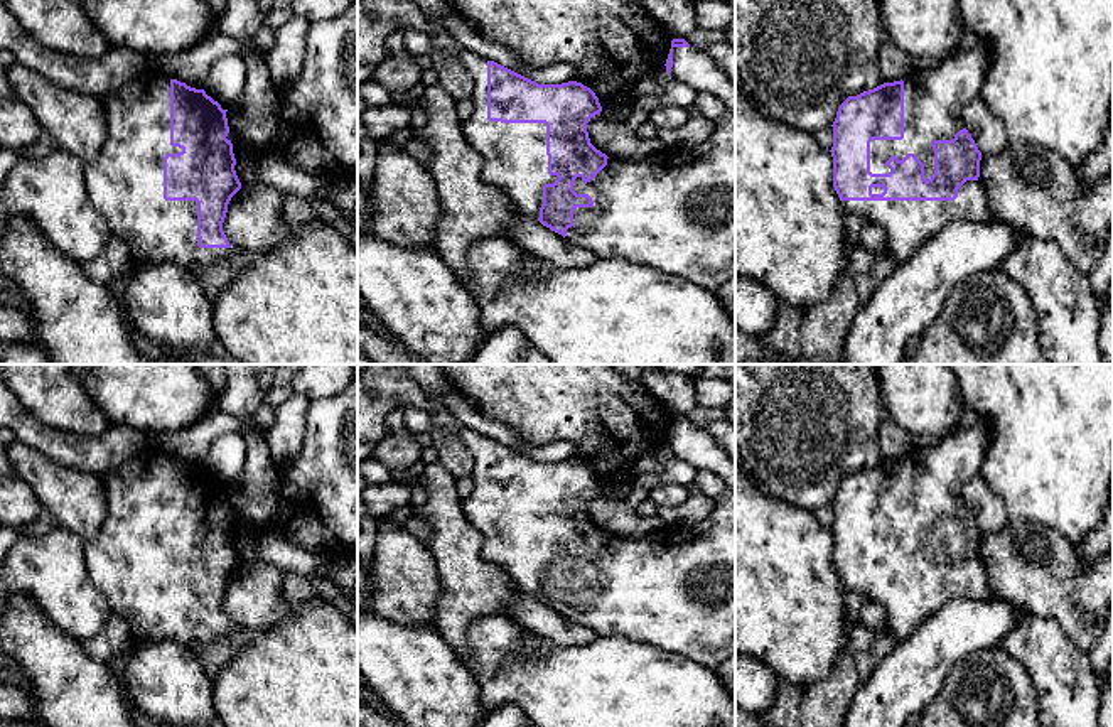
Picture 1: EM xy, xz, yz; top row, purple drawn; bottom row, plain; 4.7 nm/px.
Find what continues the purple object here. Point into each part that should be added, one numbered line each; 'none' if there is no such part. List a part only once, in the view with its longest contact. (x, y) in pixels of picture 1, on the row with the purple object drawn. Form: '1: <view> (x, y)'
1: yz (933, 98)

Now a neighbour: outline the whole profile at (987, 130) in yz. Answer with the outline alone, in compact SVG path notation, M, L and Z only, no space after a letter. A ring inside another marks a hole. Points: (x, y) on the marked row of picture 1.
M980 98L961 110L961 120L981 153L997 155L1008 147L1002 120Z

